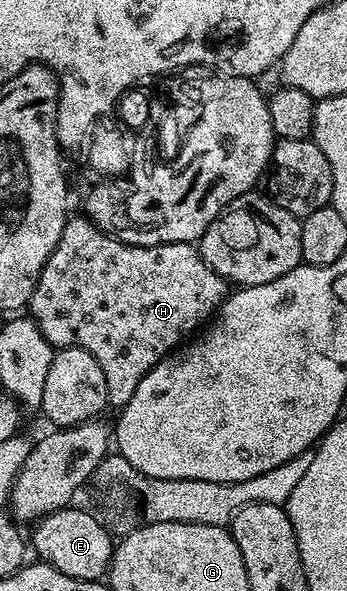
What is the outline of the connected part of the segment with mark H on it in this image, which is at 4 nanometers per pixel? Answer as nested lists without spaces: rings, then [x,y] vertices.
[[[80,215],[74,221],[73,218],[66,220],[63,227],[63,235],[59,239],[55,251],[51,251],[51,255],[39,275],[37,286],[27,306],[27,313],[39,327],[39,331],[43,331],[43,335],[50,345],[54,347],[68,347],[75,342],[80,349],[91,351],[91,355],[95,355],[99,367],[103,367],[103,379],[107,383],[108,404],[110,406],[124,407],[131,399],[131,395],[135,395],[135,387],[139,387],[143,375],[150,373],[164,357],[174,352],[182,342],[192,338],[221,308],[221,303],[226,296],[227,282],[215,271],[211,271],[211,267],[205,265],[205,261],[201,258],[196,244],[171,242],[166,245],[127,245],[117,240],[115,236],[102,232],[93,221]]]

